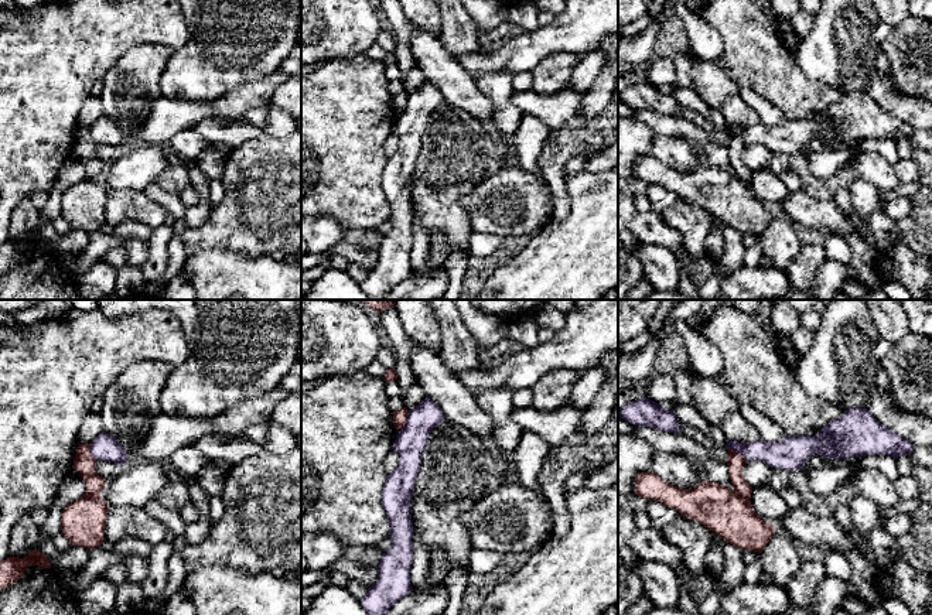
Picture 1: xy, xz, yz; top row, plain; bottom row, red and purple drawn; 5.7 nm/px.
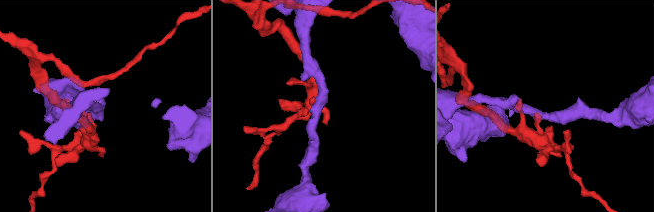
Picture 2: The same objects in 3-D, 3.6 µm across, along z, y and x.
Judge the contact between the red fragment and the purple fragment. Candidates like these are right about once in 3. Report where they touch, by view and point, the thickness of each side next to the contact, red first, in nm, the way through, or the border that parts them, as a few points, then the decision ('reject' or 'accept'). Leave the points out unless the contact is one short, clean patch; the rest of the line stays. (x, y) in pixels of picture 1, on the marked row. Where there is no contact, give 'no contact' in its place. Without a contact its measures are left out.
meets red in xz at (406, 420); 80 nm thick on the red side, 170 nm on the other; reject

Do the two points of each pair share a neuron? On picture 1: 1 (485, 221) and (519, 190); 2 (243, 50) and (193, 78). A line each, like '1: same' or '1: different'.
1: same
2: same

